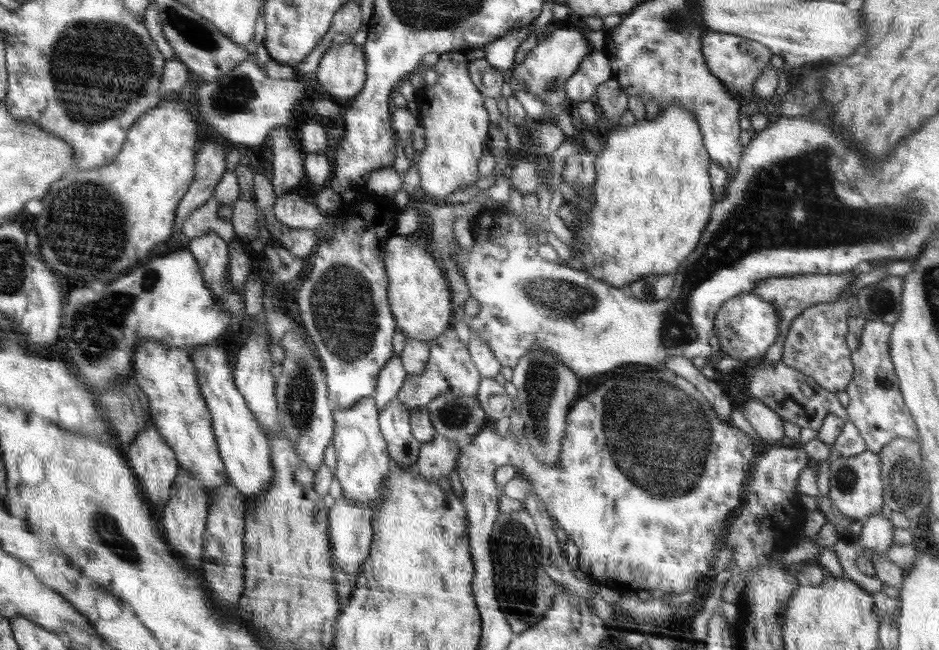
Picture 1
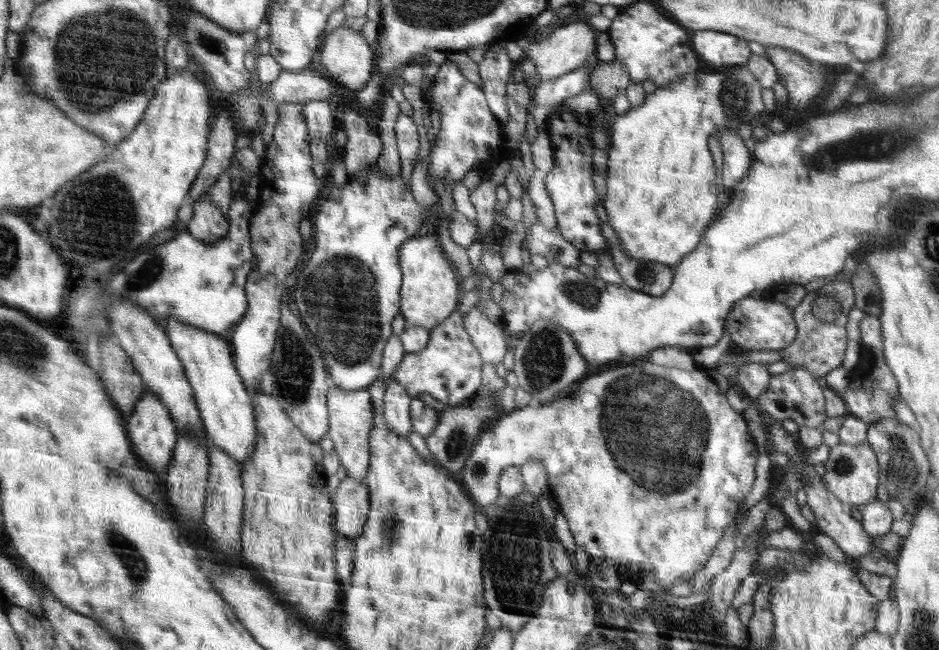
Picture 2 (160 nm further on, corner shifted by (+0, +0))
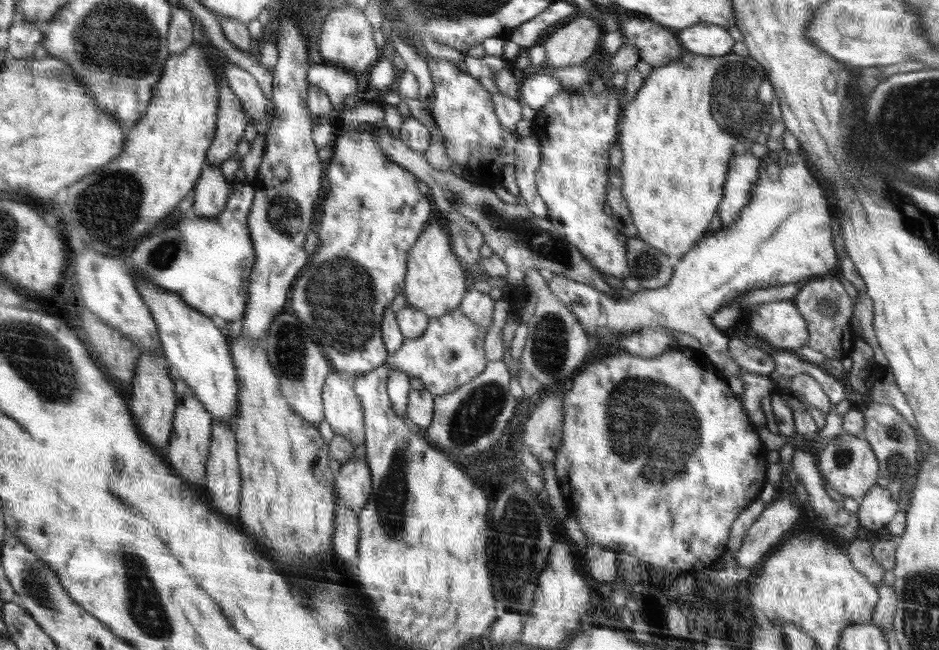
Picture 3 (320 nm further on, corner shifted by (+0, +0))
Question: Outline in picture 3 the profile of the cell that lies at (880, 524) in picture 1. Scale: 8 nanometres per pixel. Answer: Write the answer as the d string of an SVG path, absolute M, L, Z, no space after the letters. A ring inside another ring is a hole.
M876 484L860 498L857 516L862 527L881 534L897 512L898 505L890 496L890 491Z

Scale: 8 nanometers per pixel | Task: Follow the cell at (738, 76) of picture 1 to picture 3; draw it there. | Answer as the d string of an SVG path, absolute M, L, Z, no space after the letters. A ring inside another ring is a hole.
M712 23L679 29L676 35L685 50L711 57L732 53L735 43L726 28Z

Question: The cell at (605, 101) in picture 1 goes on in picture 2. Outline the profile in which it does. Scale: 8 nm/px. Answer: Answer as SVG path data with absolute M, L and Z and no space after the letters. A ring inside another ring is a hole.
M596 61L593 69L589 70L588 88L613 103L618 90L626 89L630 83L628 71L616 61Z

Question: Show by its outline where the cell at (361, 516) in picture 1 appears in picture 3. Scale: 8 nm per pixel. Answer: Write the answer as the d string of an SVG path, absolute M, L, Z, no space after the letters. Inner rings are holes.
M350 458L339 467L337 495L339 504L359 512L368 502L372 479L365 458Z

